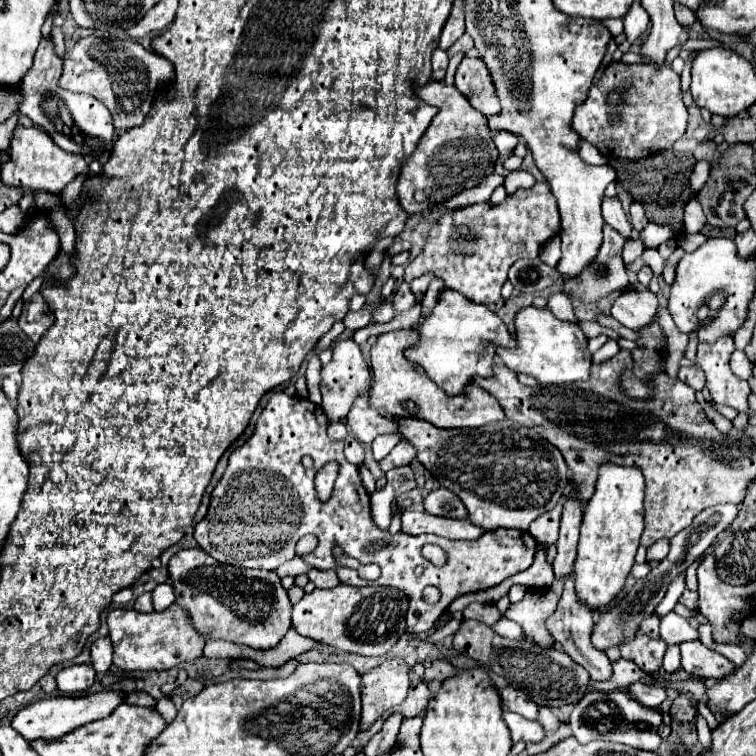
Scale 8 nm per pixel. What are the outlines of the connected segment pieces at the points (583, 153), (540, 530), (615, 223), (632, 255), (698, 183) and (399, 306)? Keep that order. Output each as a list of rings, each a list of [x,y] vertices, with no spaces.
[[[580,141],[580,143],[578,143],[578,151],[580,151],[580,159],[584,159],[584,161],[590,163],[590,165],[608,163],[608,161],[600,155],[600,151],[598,151],[594,145],[588,145],[586,141]]]
[[[558,503],[552,511],[546,511],[536,521],[530,523],[530,533],[540,543],[556,543],[559,535],[560,515],[562,515],[562,503]]]
[[[604,197],[602,199],[602,217],[608,225],[612,225],[614,229],[618,229],[626,239],[630,239],[630,231],[632,231],[632,225],[628,223],[626,219],[626,213],[620,205],[620,199],[618,197]]]
[[[640,239],[628,240],[622,250],[622,258],[625,264],[635,261],[642,255],[643,243]]]
[[[706,159],[698,161],[696,167],[694,167],[694,173],[692,173],[692,177],[690,177],[692,189],[694,189],[694,191],[700,191],[702,185],[708,181],[708,175],[710,175],[710,161],[706,161]]]
[[[402,283],[398,287],[398,291],[394,293],[394,309],[396,309],[396,313],[408,311],[414,305],[414,301],[416,301],[416,295],[412,293],[410,283]]]

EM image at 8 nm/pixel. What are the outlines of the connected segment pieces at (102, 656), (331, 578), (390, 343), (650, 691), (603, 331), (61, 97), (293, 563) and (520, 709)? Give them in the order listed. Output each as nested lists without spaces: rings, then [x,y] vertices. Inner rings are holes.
[[[110,637],[96,639],[90,647],[90,653],[92,653],[92,667],[102,675],[108,673],[108,669],[112,667],[112,641],[110,641]]]
[[[312,569],[310,573],[308,573],[308,577],[310,577],[310,581],[316,585],[316,587],[336,587],[340,581],[338,581],[338,577],[334,575],[334,573],[330,573],[330,571],[318,571],[318,569]]]
[[[400,329],[400,331],[390,331],[378,335],[376,345],[372,347],[372,387],[370,387],[370,405],[380,411],[386,417],[422,417],[442,429],[450,427],[482,427],[492,421],[502,421],[504,411],[498,405],[498,401],[486,393],[484,389],[470,385],[464,395],[454,395],[450,397],[442,389],[426,377],[424,369],[420,365],[414,365],[406,361],[404,349],[414,343],[416,329]]]
[[[640,681],[628,685],[628,691],[634,695],[636,701],[640,701],[642,705],[650,705],[650,707],[658,707],[666,699],[666,693],[664,693],[662,687],[646,685],[646,683],[640,683]]]
[[[579,320],[577,325],[581,328],[587,339],[597,337],[598,335],[606,335],[608,338],[615,340],[622,338],[620,335],[618,335],[618,333],[612,331],[612,329],[602,327],[597,322]]]
[[[44,37],[38,45],[30,71],[22,79],[20,113],[30,117],[36,125],[44,127],[58,147],[70,153],[78,153],[86,157],[86,161],[100,161],[104,165],[112,151],[112,135],[114,135],[112,117],[98,99],[60,89],[58,87],[60,71],[62,71],[62,59],[54,53],[54,41],[50,37]]]
[[[294,557],[294,559],[290,559],[288,563],[284,563],[284,565],[280,565],[278,569],[276,569],[276,573],[280,575],[280,577],[286,577],[286,575],[302,575],[302,573],[308,573],[312,567],[308,565],[308,563],[304,563],[302,561],[302,557]]]
[[[504,687],[504,689],[498,689],[500,697],[502,697],[502,707],[526,717],[526,719],[536,719],[536,713],[538,713],[538,705],[530,699],[528,693],[522,693],[520,689],[514,689],[514,687]]]

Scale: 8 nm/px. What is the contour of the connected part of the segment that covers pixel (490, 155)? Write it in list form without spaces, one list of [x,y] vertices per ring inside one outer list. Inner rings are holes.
[[[430,79],[426,85],[418,87],[416,93],[418,97],[422,97],[422,101],[436,105],[438,113],[434,115],[430,127],[420,139],[418,149],[404,161],[402,175],[396,187],[398,203],[408,215],[424,211],[428,205],[440,203],[464,189],[476,187],[486,175],[494,171],[498,159],[498,149],[492,141],[486,117],[478,113],[456,87],[448,87],[442,81]],[[418,189],[430,189],[430,201],[418,203],[414,199],[414,191]]]

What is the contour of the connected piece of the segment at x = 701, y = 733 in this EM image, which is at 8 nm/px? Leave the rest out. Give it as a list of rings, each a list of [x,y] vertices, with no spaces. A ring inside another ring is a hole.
[[[699,717],[698,722],[696,723],[697,735],[698,740],[702,744],[702,747],[706,750],[710,749],[711,747],[711,734],[706,720],[703,717]]]

